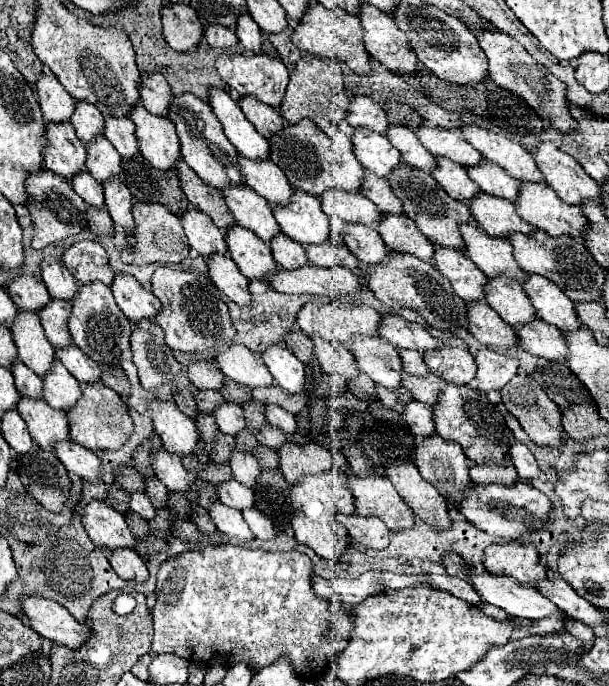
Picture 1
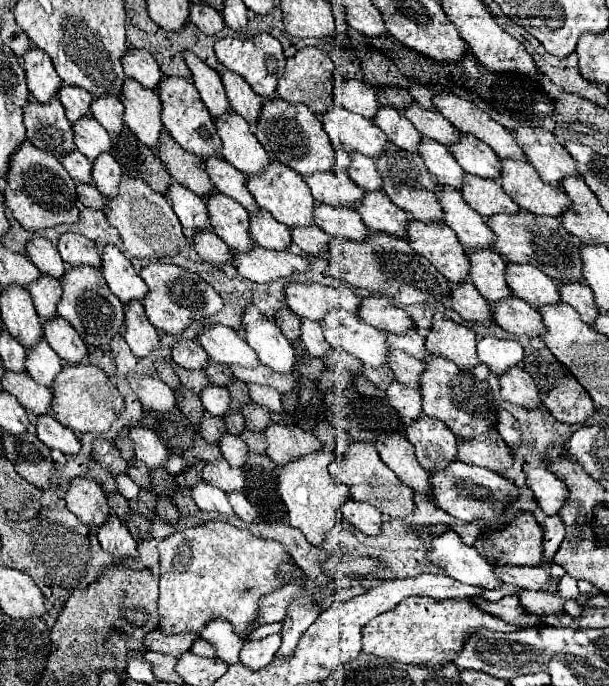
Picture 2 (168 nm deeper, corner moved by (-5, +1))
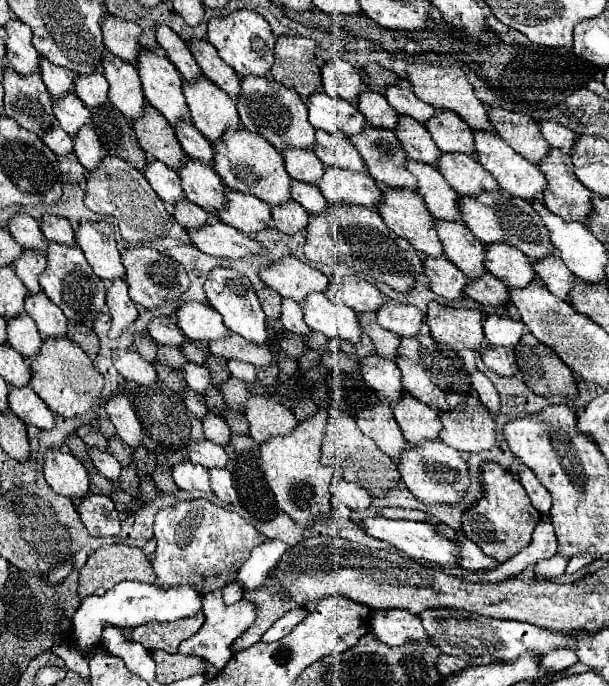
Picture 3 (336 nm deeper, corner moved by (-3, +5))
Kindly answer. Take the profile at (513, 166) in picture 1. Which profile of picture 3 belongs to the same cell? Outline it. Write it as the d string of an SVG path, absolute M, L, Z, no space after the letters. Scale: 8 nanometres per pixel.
M415 63L409 65L407 69L407 79L409 85L413 87L413 93L421 99L427 101L429 105L433 105L435 109L449 109L455 111L471 129L481 129L481 131L493 131L493 127L489 125L489 115L485 105L475 97L471 83L467 81L467 75L459 69L459 67L435 67L435 65L423 65L423 63Z

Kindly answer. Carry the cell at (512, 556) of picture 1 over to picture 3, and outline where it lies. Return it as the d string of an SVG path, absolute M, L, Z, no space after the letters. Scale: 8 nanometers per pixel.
M483 461L479 471L481 471L483 497L479 497L465 509L461 517L461 529L473 543L481 547L481 551L487 557L493 557L497 563L503 563L511 559L515 553L519 553L519 549L529 545L531 533L539 523L541 513L533 509L519 479L507 469L503 469L499 463Z

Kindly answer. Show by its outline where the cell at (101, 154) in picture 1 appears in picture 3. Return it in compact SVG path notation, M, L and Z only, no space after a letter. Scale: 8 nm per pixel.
M73 91L65 97L53 97L53 115L69 135L75 135L81 125L91 123L89 109L79 101L77 95L73 95Z

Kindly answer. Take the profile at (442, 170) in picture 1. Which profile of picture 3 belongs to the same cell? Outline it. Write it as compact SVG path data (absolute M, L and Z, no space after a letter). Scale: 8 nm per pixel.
M399 115L395 135L401 141L401 147L405 149L407 157L411 157L415 161L435 165L437 157L441 155L435 141L429 137L429 131L425 129L425 125L417 123L409 115Z

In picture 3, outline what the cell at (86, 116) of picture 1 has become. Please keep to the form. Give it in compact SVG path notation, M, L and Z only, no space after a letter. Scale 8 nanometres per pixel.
M41 57L41 79L53 97L63 97L67 91L73 91L73 77L73 71Z

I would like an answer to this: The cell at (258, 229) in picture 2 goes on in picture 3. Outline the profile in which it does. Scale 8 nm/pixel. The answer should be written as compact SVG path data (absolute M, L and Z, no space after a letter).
M225 189L225 207L217 217L245 235L253 235L271 225L271 209L265 201L233 189Z

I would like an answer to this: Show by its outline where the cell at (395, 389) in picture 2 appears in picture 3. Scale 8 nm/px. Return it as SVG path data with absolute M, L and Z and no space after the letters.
M369 355L361 359L359 367L361 367L361 377L365 379L365 383L371 389L375 389L381 397L385 397L387 401L393 403L403 395L401 371L397 369L397 365L391 359Z

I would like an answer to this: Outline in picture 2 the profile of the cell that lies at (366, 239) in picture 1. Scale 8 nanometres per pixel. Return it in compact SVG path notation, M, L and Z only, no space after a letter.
M315 205L315 221L329 237L345 237L349 241L363 243L369 237L369 229L363 219L353 209L331 207L331 205Z

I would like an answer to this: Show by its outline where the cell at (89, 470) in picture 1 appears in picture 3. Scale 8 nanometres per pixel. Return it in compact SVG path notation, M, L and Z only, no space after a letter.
M11 387L9 389L9 409L23 421L39 429L53 429L53 413L43 405L31 387Z

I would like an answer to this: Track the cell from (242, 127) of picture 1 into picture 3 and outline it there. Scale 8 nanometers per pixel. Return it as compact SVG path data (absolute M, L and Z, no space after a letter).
M157 25L155 37L157 37L157 43L165 49L171 63L177 67L177 71L181 73L183 79L197 79L201 75L199 65L195 63L195 59L193 59L191 51L187 49L185 41L173 29L169 29L167 25Z

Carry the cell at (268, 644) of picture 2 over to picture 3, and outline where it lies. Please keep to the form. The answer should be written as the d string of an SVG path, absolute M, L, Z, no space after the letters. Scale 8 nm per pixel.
M293 609L293 611L289 611L289 613L285 613L281 619L277 619L275 623L273 623L273 627L269 627L267 629L267 633L263 635L263 643L273 643L273 641L277 641L277 639L281 639L281 637L285 637L285 635L289 635L291 633L291 629L297 625L297 623L301 623L305 617L309 615L309 611L307 609Z

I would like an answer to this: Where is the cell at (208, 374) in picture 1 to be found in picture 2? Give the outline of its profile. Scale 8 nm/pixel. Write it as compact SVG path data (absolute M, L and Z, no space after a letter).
M181 341L173 347L173 361L185 369L205 371L209 365L209 355L199 345L199 341Z

